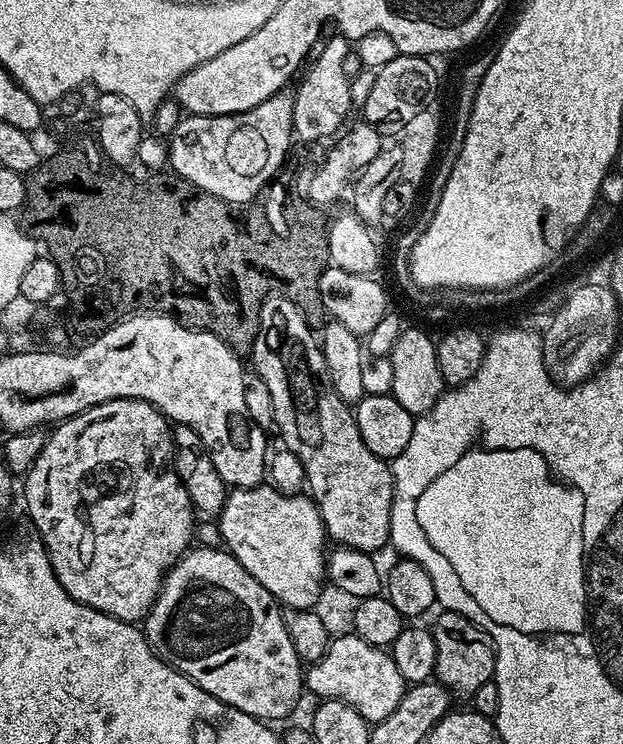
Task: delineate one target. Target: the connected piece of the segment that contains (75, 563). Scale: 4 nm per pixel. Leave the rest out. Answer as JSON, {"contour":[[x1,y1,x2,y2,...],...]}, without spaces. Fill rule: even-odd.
{"contour":[[107,400,90,410,80,412,77,416,69,416,67,420,55,425,51,429,46,446,42,454,34,462,34,466,23,477,24,504,28,507,28,516,32,519,31,527,44,544,45,550,52,563,54,574,58,582,78,602,98,610,102,614,110,614,119,620,129,622,143,621,156,596,160,592,160,586,164,582,165,575,169,568,189,551,194,540,194,533,198,523,197,513,192,507,188,492,182,483,181,473,172,469,172,452,174,453,174,441,172,439,172,428,168,417,162,415,156,407,145,400]]}

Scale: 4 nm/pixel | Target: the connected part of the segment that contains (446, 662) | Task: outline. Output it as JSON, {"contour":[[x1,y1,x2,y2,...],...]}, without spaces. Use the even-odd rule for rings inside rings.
{"contour":[[447,610,439,613,430,631,437,647,435,679,448,689,453,697,471,698,478,686,496,675,496,646,491,638,470,618]]}

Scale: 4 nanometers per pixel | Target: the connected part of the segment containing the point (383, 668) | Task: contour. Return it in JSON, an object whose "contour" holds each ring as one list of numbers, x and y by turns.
{"contour":[[349,634,340,636,337,640,335,637,322,658,307,665,306,688,316,698,341,700,354,706,354,710,358,710,358,714,362,714,362,718,373,726,394,712,402,701,406,683,388,650,366,642,361,636]]}

